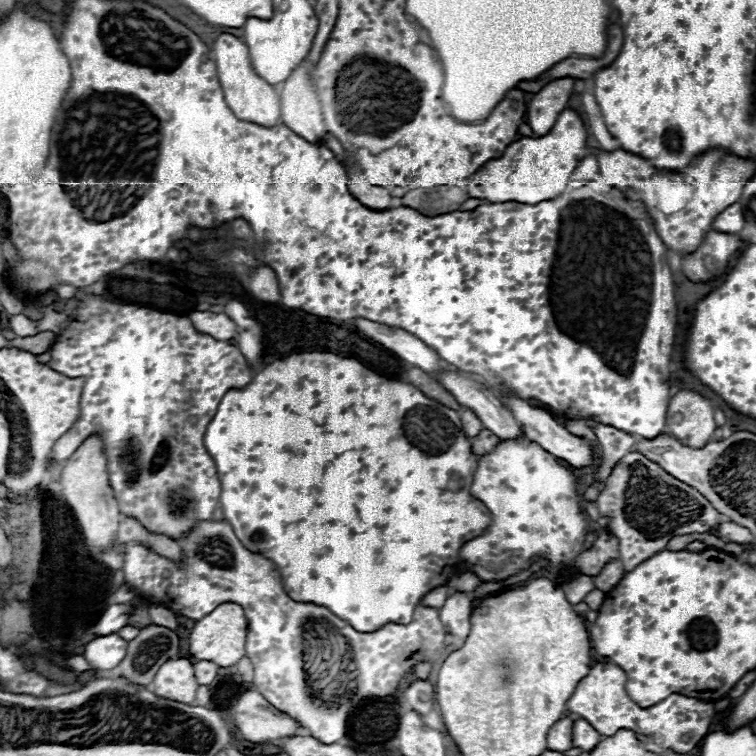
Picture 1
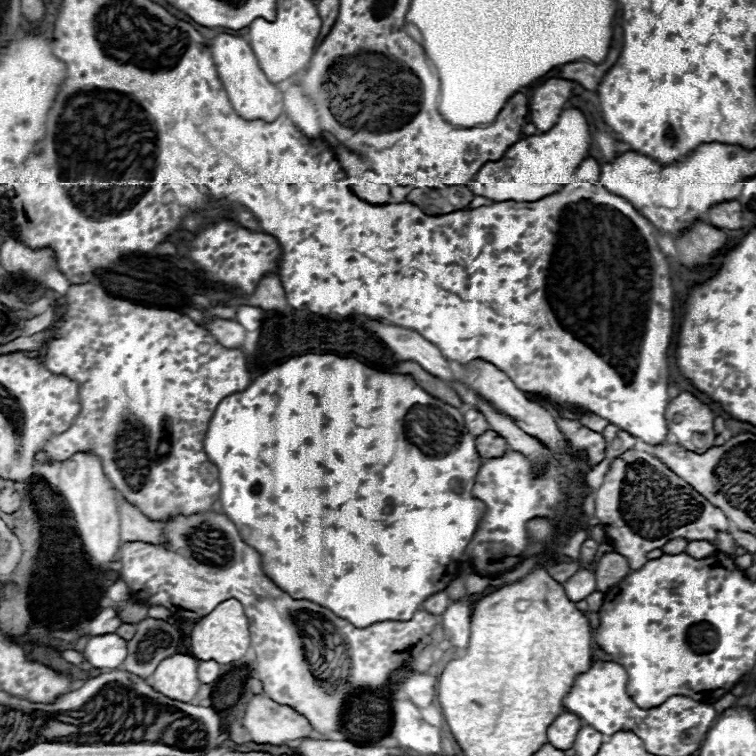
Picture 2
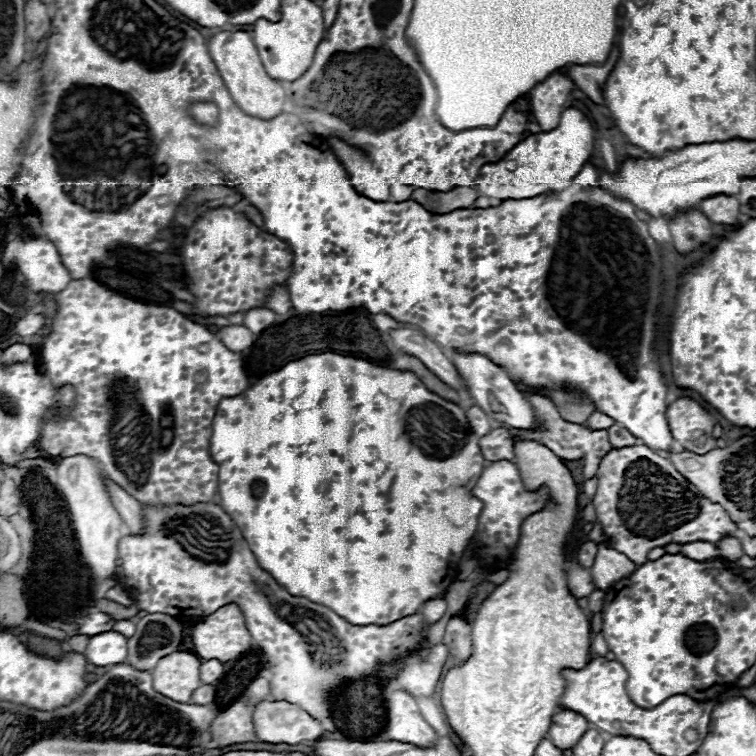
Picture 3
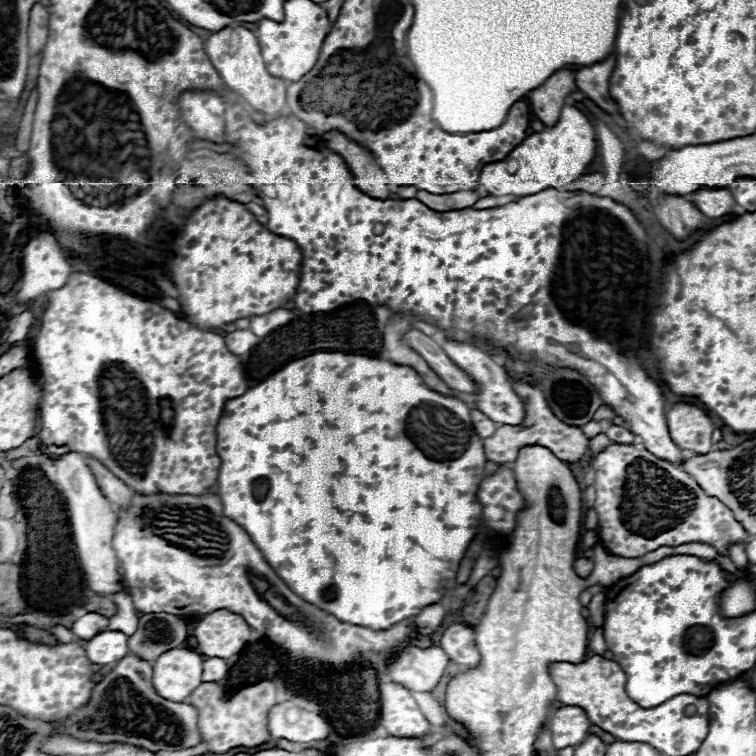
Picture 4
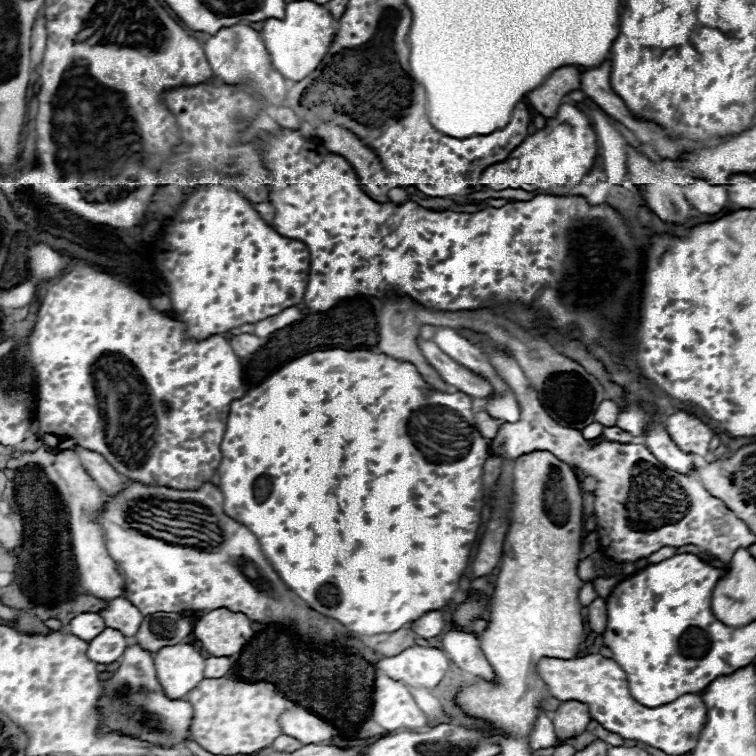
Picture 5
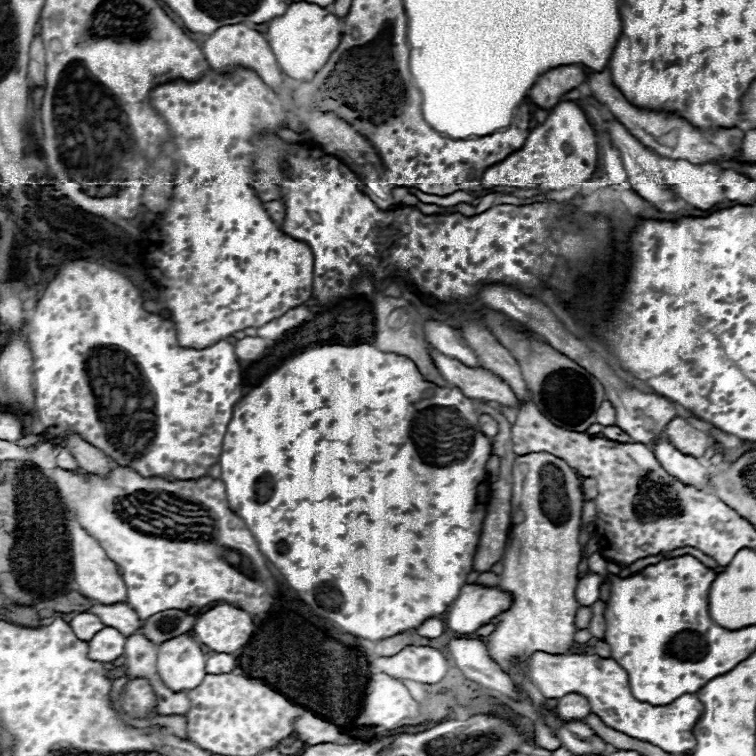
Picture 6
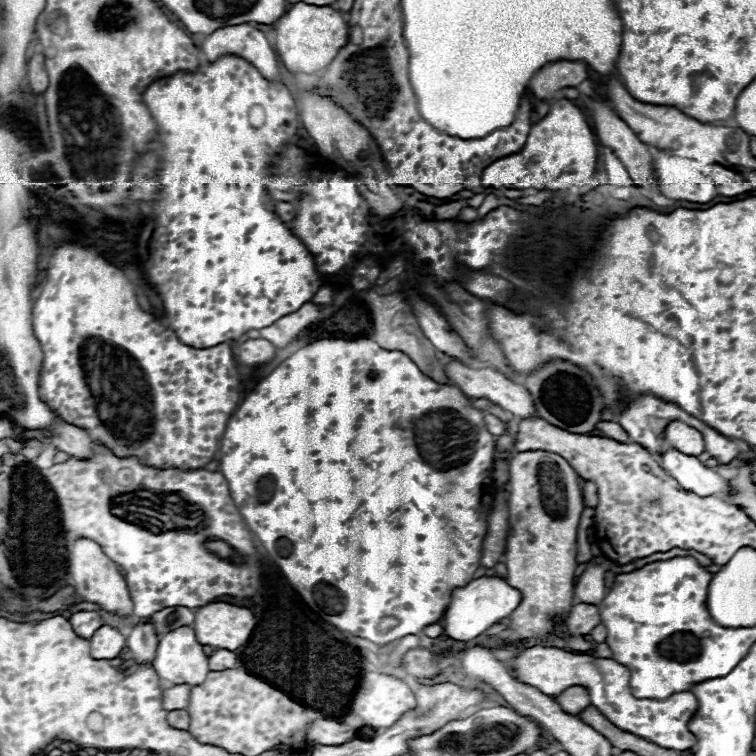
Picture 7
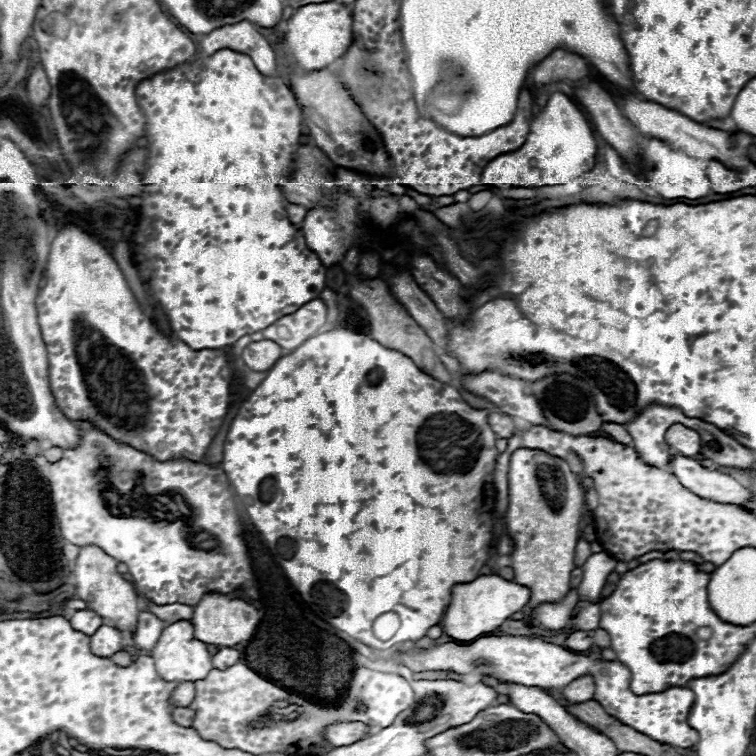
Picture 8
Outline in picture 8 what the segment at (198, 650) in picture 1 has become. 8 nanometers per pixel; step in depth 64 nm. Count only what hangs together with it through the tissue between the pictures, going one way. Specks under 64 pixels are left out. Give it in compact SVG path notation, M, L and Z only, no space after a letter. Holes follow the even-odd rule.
M206 594L194 606L194 618L192 618L194 634L200 642L228 646L228 648L234 648L236 644L250 640L258 622L260 622L260 612L250 602L242 598L230 598L226 594Z

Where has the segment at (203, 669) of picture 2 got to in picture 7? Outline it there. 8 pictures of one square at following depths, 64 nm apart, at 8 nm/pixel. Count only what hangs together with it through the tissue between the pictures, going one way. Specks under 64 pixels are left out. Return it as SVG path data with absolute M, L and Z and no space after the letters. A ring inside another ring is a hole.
M216 650L208 660L210 670L228 670L228 668L234 668L236 662L238 662L238 656L232 650Z

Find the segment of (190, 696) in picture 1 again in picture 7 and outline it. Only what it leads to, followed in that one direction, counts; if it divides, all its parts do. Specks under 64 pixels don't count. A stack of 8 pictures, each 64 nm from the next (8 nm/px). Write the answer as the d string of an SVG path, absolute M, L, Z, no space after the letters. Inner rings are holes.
M180 626L180 630L170 630L168 634L164 634L164 638L160 638L154 658L154 670L162 682L172 686L174 684L196 686L206 680L206 674L210 672L208 656L204 652L204 646L196 640L192 626Z

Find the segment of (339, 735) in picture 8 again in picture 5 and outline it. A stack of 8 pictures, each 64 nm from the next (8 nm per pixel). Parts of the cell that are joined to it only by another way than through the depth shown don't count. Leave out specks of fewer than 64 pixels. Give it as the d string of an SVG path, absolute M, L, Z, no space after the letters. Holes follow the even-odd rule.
M288 710L286 714L280 716L280 726L286 736L292 736L300 740L302 744L318 744L318 742L328 742L334 736L338 736L336 728L314 716L312 712L306 710Z

